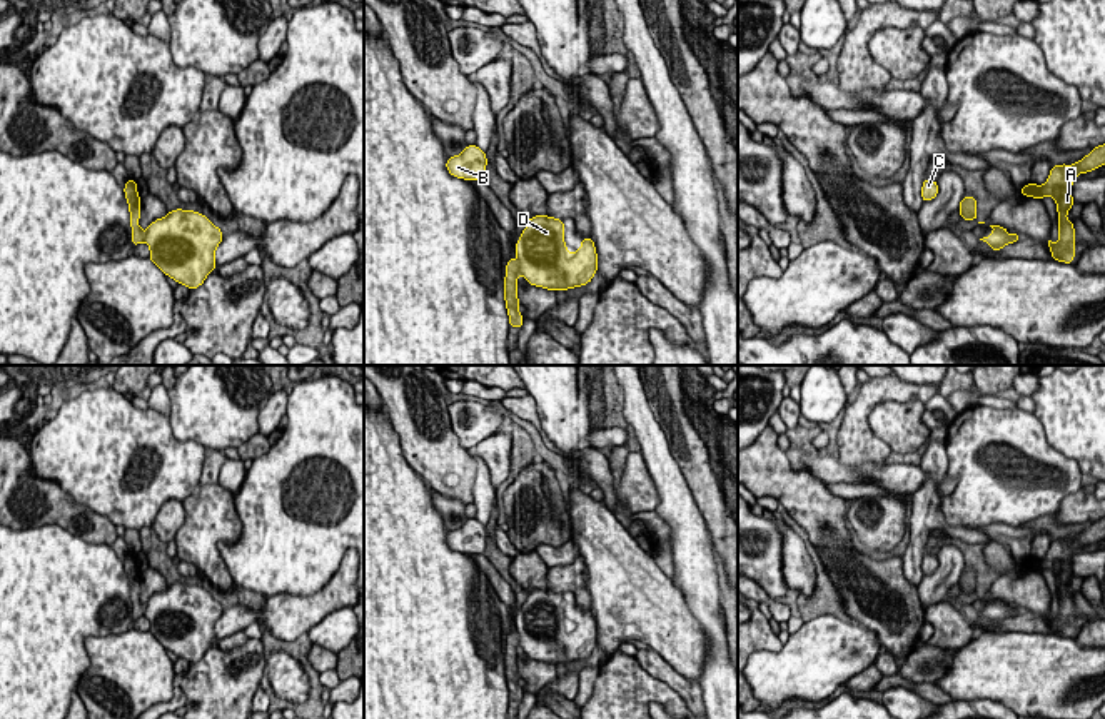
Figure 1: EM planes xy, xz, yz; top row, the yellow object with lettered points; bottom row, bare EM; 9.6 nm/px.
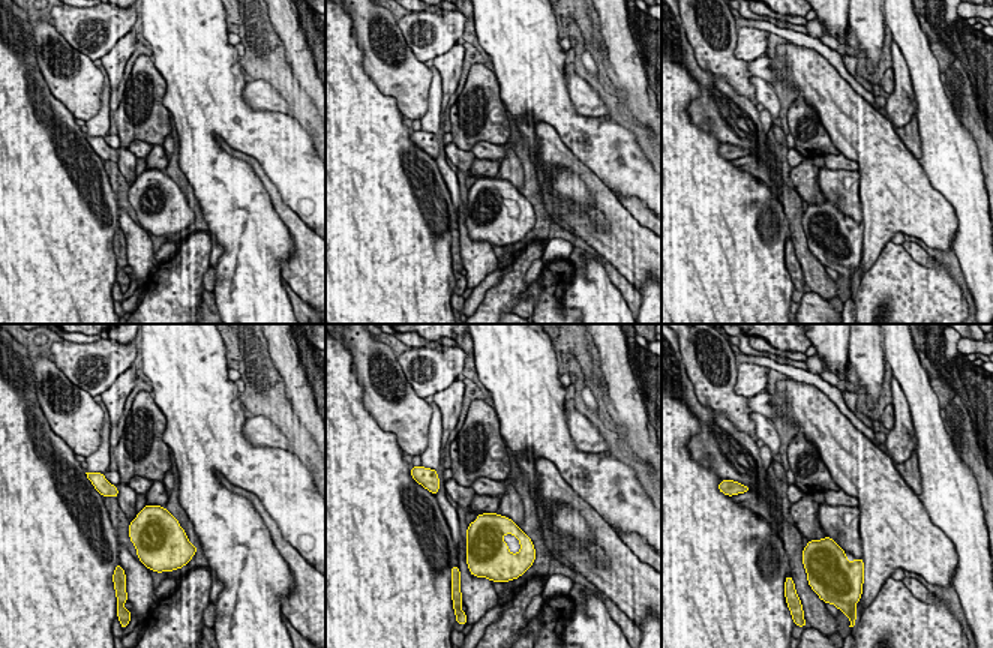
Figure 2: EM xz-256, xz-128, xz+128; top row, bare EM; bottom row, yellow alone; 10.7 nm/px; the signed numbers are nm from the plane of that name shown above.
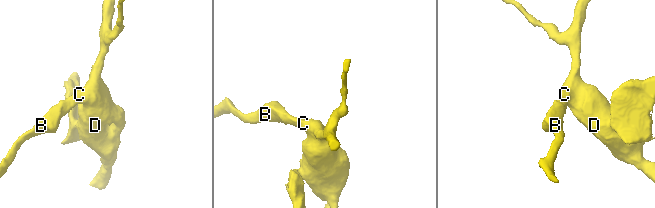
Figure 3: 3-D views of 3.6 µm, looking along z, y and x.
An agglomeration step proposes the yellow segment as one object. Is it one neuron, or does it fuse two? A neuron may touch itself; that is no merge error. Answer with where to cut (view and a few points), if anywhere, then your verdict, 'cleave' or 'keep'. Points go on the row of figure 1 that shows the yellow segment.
cut in xz along (518, 262), (519, 272); cleave

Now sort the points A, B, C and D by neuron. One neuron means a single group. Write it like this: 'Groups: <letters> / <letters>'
Groups: A / B C D

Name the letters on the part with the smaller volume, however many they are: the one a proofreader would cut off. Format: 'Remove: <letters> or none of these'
Remove: A

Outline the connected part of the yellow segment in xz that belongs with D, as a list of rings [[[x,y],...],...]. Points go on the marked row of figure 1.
[[[534,215],[527,220],[514,249],[519,274],[527,284],[547,290],[568,290],[589,284],[598,272],[598,254],[591,237],[584,237],[571,254],[564,242],[564,220]]]

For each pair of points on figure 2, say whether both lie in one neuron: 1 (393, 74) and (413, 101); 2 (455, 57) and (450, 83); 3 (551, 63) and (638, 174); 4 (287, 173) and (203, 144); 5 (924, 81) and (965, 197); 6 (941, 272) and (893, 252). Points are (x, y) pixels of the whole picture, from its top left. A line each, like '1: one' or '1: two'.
1: one
2: one
3: one
4: one
5: one
6: one

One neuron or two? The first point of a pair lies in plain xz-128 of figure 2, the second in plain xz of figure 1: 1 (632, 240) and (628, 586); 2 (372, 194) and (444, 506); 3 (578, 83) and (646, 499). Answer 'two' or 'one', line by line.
1: one
2: two
3: one

